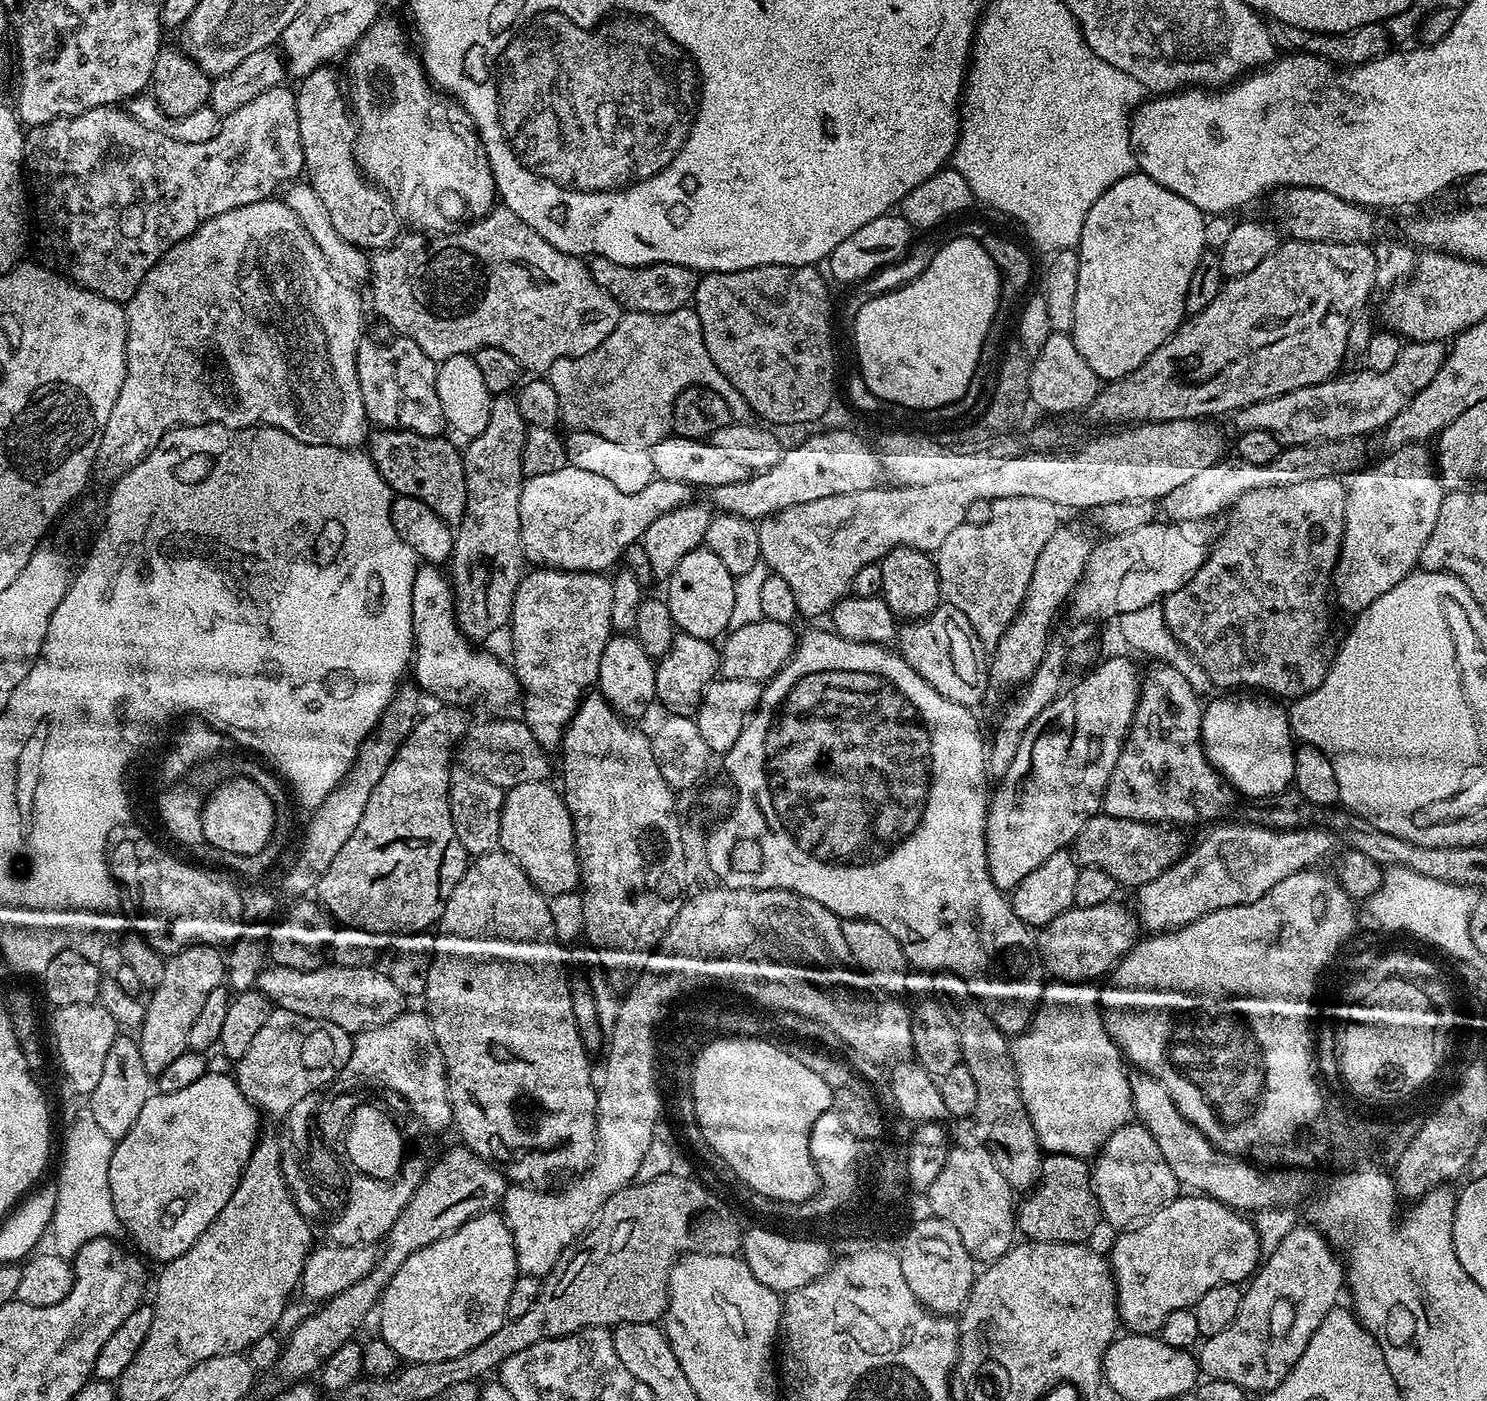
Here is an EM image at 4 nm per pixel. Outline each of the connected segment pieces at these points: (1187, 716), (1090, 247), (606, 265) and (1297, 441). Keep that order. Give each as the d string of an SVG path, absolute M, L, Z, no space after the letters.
M1165 662L1156 665L1157 668L1149 670L1148 676L1146 672L1140 685L1140 701L1136 704L1132 728L1124 739L1114 774L1110 774L1110 782L1104 791L1103 815L1173 826L1216 820L1231 806L1234 789L1217 772L1215 766L1208 763L1208 755L1204 753L1204 744L1200 741L1200 727L1204 717L1201 697L1194 694L1189 682L1173 665Z
M1139 170L1118 182L1114 182L1114 186L1106 189L1102 198L1098 198L1098 202L1094 202L1090 206L1090 214L1086 214L1086 222L1082 226L1082 234L1080 235L1082 262L1078 266L1078 298L1074 302L1074 326L1070 335L1072 341L1078 346L1082 358L1086 358L1086 362L1090 362L1090 370L1094 370L1094 374L1098 374L1101 381L1117 380L1130 374L1138 366L1142 366L1142 362L1146 362L1146 358L1150 358L1150 354L1154 354L1154 350L1161 348L1171 338L1172 333L1180 327L1186 316L1184 310L1186 286L1190 286L1190 277L1194 275L1194 266L1198 266L1202 254L1206 251L1204 220L1206 220L1205 213L1195 208L1190 202L1186 202L1186 198L1174 194L1166 186L1154 182L1154 178L1144 175Z
M605 256L591 261L592 277L625 309L638 312L673 312L689 307L696 294L698 273L681 264L643 264L642 267L610 262Z
M1418 340L1408 342L1401 347L1397 354L1397 360L1388 370L1371 372L1360 370L1355 374L1339 378L1329 378L1321 384L1311 384L1305 388L1299 388L1293 392L1287 392L1281 396L1275 396L1269 400L1259 400L1257 404L1251 404L1248 408L1242 408L1235 413L1237 429L1257 428L1258 430L1270 430L1280 440L1281 445L1307 445L1312 446L1317 442L1326 440L1347 440L1360 438L1363 432L1372 432L1387 428L1389 422L1403 410L1410 401L1416 397L1423 388L1430 384L1430 378L1438 374L1438 370L1444 364L1446 348L1439 340Z

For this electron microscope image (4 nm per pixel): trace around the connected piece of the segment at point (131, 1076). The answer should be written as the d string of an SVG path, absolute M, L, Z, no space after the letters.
M117 1035L110 1046L110 1054L106 1054L106 1066L102 1066L102 1078L98 1078L98 1086L87 1097L87 1107L98 1121L98 1127L110 1134L113 1142L119 1142L138 1122L138 1114L142 1114L142 1106L146 1106L150 1095L150 1077L142 1066L139 1043L131 1035Z

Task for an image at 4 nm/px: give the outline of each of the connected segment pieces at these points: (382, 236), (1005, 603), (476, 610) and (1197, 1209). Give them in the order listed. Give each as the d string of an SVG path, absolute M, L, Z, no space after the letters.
M332 66L315 68L309 76L299 81L296 92L298 106L298 130L302 138L304 172L314 193L330 212L334 229L348 243L368 254L381 248L391 248L402 232L402 217L384 193L376 187L356 162L355 119L350 111L342 76Z
M1002 498L992 501L990 522L986 526L961 524L954 534L946 537L946 542L934 553L936 573L940 579L940 594L947 603L953 604L974 626L974 634L986 646L995 646L1019 613L1023 600L1027 598L1034 564L1042 548L1049 542L1056 529L1061 527L1061 513L1056 505L1046 502L1046 498Z
M512 394L497 395L492 402L492 409L490 410L490 420L486 425L484 431L477 436L471 437L467 441L468 449L463 449L462 455L464 458L464 473L466 474L466 510L464 516L460 519L458 527L455 529L454 535L456 542L454 550L452 551L452 558L450 561L450 579L452 582L452 594L454 597L454 611L456 614L456 624L460 627L461 632L473 642L480 642L479 640L488 640L500 627L507 625L512 619L512 603L514 596L520 585L520 579L524 577L526 571L526 561L524 559L524 547L522 546L522 522L518 518L518 502L522 494L522 486L525 482L525 474L522 470L522 446L524 445L524 434L526 431L526 423L522 414L519 412L519 402L517 397Z
M1180 1194L1177 1195L1175 1200L1171 1200L1169 1204L1162 1206L1158 1211L1152 1213L1152 1215L1147 1217L1139 1226L1132 1226L1127 1230L1121 1231L1119 1235L1117 1235L1120 1237L1112 1244L1112 1256L1110 1255L1112 1278L1116 1282L1116 1315L1119 1323L1123 1325L1123 1327L1125 1324L1125 1326L1128 1327L1125 1329L1132 1334L1156 1334L1163 1329L1166 1318L1170 1318L1170 1314L1174 1314L1174 1310L1192 1308L1198 1302L1198 1298L1202 1298L1202 1294L1206 1294L1206 1290L1210 1290L1219 1284L1243 1285L1245 1281L1257 1271L1258 1265L1262 1260L1261 1233L1258 1231L1258 1228L1255 1228L1244 1216L1247 1215L1241 1214L1237 1209L1228 1207L1222 1202L1212 1200L1209 1196L1203 1194Z

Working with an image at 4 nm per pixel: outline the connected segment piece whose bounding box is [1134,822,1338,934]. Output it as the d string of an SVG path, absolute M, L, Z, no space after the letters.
M1239 823L1214 829L1193 852L1191 849L1175 866L1154 878L1154 882L1146 882L1142 887L1135 889L1134 896L1140 899L1138 920L1143 927L1145 924L1149 928L1149 933L1171 930L1182 924L1193 924L1195 920L1214 910L1258 902L1258 898L1278 886L1278 882L1290 878L1290 874L1305 871L1309 866L1315 865L1312 864L1315 860L1330 855L1338 848L1336 835L1323 826L1309 826L1303 830L1283 832L1262 828L1259 824Z

